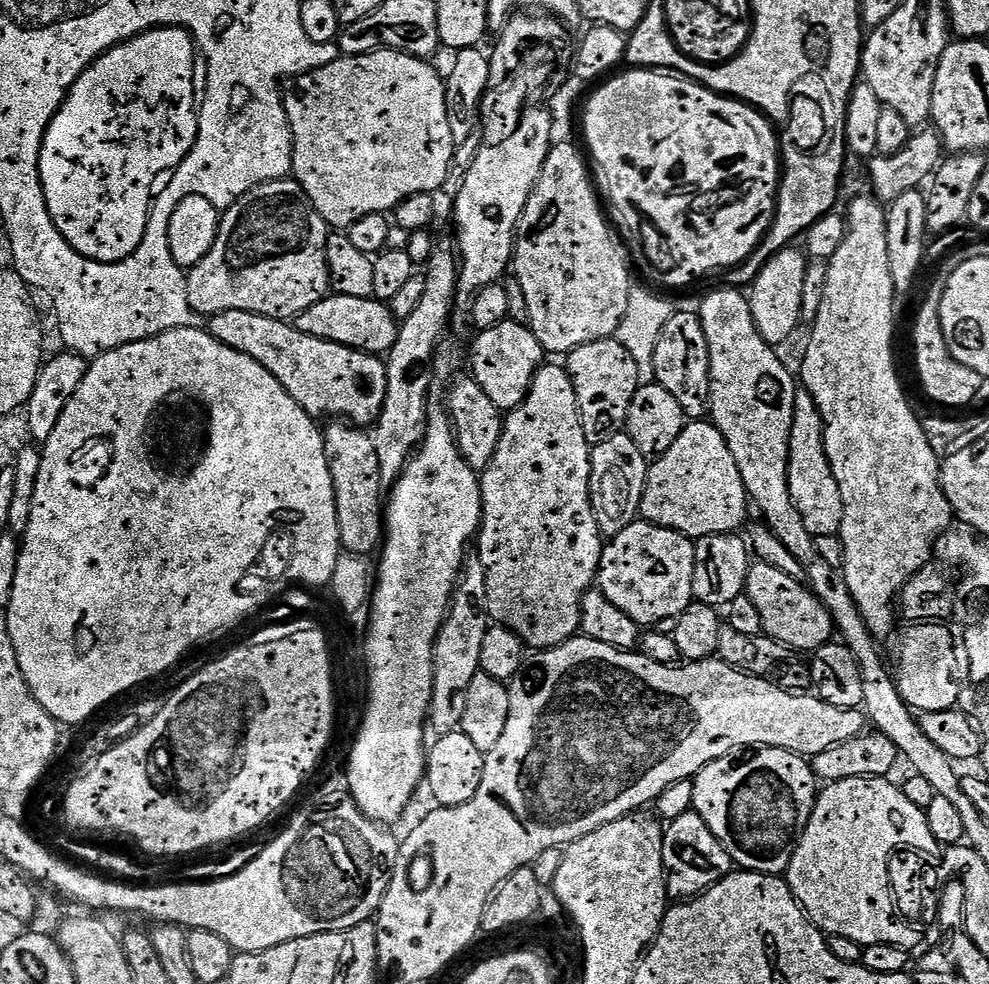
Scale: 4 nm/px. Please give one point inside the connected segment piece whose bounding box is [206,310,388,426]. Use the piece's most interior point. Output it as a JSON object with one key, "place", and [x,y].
{"place":[325,379]}

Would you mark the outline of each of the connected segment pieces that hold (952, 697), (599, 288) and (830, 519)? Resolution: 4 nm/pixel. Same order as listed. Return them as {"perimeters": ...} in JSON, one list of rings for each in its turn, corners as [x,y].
{"perimeters":[[[[916,622],[908,626],[900,640],[900,665],[894,668],[896,684],[908,707],[917,713],[956,708],[969,679],[967,655],[962,654],[948,626],[944,622]]],[[[557,143],[542,166],[542,174],[526,202],[520,221],[516,223],[514,272],[515,268],[524,304],[528,307],[527,327],[538,338],[545,353],[567,354],[578,346],[617,335],[634,287],[630,256],[621,237],[610,227],[605,213],[604,216],[600,213],[596,192],[588,181],[588,168],[572,144]]],[[[803,386],[797,387],[794,398],[794,422],[790,426],[790,458],[788,459],[788,481],[794,506],[806,522],[806,530],[812,536],[834,536],[839,533],[844,517],[842,494],[826,458],[824,445],[824,419],[814,398]]]]}

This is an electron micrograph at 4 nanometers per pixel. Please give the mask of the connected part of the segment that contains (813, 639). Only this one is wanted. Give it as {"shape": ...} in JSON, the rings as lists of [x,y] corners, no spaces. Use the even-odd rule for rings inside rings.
{"shape":[[[756,562],[748,569],[746,594],[762,614],[763,635],[773,636],[789,650],[815,654],[834,636],[834,621],[828,607],[812,593],[811,587],[795,581],[774,566]]]}

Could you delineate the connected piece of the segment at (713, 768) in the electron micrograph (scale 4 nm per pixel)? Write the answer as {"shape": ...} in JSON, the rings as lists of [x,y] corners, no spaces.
{"shape":[[[762,747],[737,756],[723,756],[710,762],[694,777],[692,789],[694,811],[729,852],[733,865],[739,866],[745,872],[761,872],[767,876],[787,873],[794,858],[794,850],[810,822],[810,814],[814,810],[818,795],[816,775],[805,757],[796,752],[787,752],[785,748]]]}

